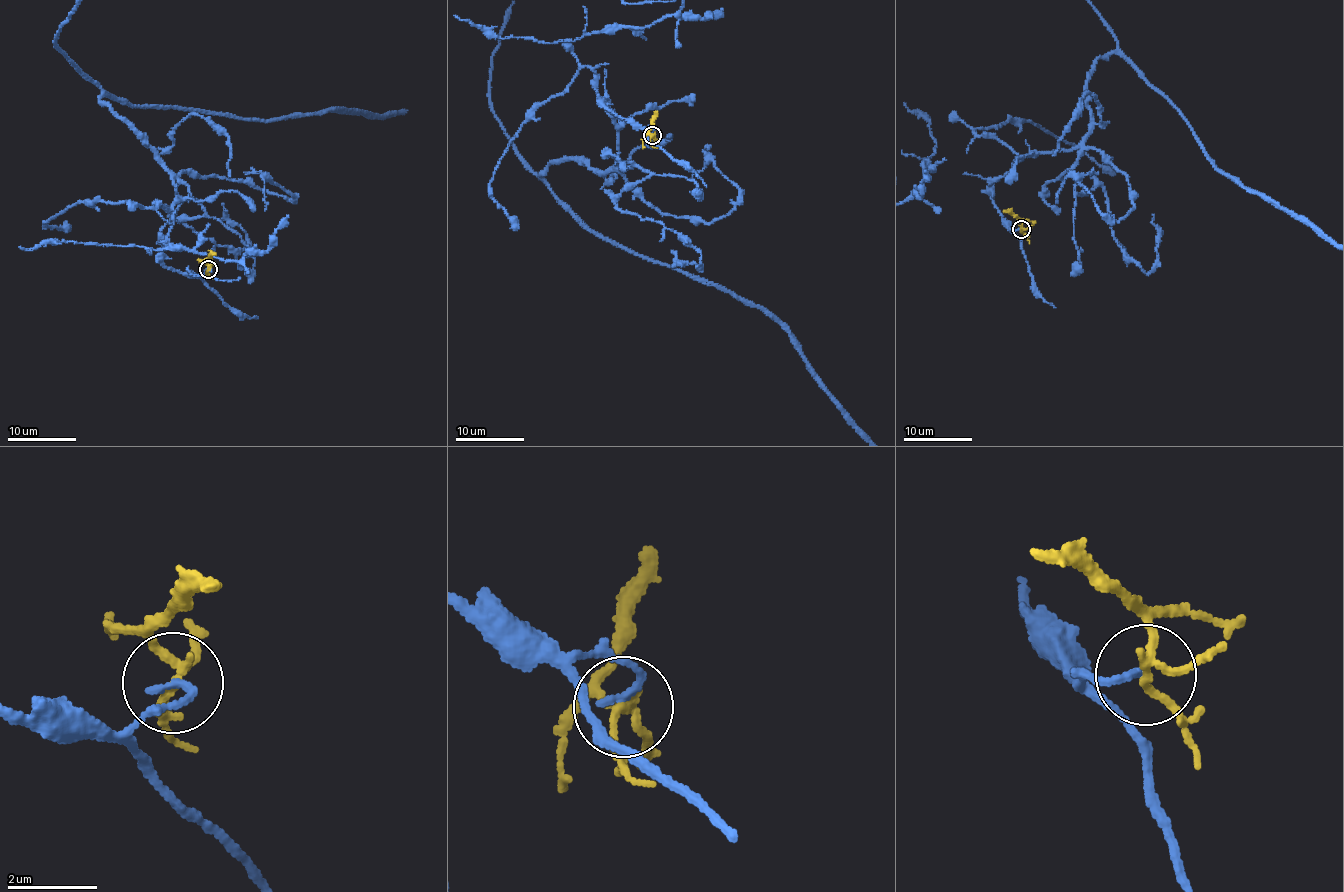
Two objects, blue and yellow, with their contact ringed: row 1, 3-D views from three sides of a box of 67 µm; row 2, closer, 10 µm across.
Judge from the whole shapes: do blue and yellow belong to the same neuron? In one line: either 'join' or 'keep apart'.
keep apart

